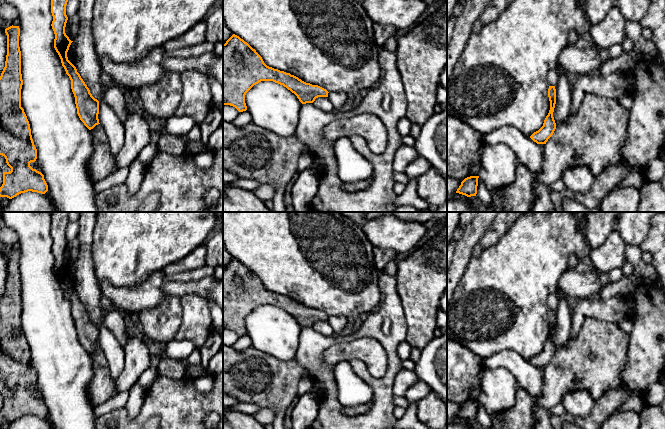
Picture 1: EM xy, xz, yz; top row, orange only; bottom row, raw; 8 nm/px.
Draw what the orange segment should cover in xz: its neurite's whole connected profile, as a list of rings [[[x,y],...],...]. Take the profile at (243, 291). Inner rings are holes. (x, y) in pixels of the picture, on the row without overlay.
[[[233,258],[223,268],[223,329],[235,331],[239,336],[247,334],[246,317],[261,305],[273,305],[283,309],[294,317],[302,328],[313,327],[318,321],[328,321],[328,315],[318,309],[312,309],[298,301],[267,290],[262,281],[247,266]]]

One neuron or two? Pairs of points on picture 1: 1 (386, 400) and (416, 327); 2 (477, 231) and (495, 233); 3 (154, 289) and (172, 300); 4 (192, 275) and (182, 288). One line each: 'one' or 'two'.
1: two
2: two
3: two
4: two

